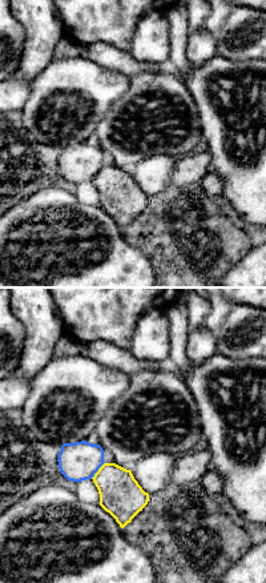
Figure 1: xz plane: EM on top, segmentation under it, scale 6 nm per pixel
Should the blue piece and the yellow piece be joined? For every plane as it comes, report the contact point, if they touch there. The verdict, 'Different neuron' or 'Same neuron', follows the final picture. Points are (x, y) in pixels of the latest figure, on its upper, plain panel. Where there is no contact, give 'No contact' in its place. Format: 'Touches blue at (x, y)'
Touches blue at (97, 172)

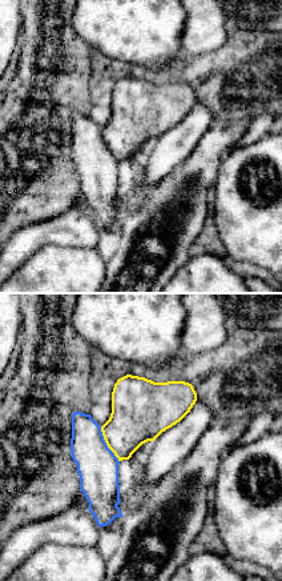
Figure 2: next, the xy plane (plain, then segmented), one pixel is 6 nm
Touches blue at (105, 145)

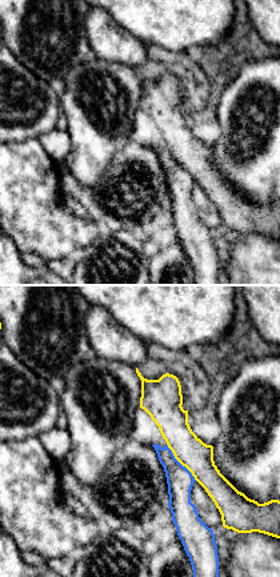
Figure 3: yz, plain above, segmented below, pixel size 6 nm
Touches blue at (179, 164)

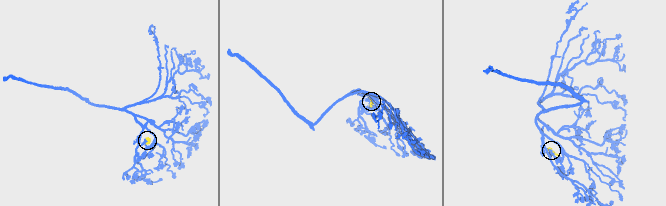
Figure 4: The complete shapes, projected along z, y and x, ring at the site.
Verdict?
Same neuron

